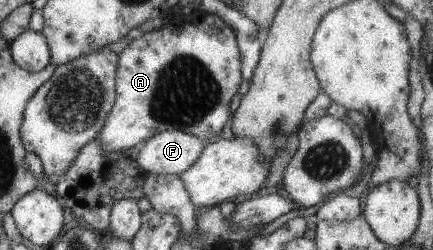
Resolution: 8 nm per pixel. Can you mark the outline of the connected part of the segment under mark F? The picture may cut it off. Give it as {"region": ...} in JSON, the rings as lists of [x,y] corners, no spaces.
{"region":[[[159,131],[144,142],[136,161],[146,174],[180,175],[205,150],[200,138],[183,131]]]}

